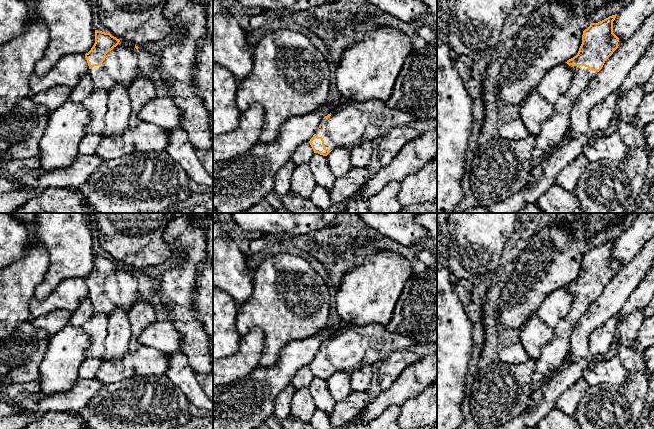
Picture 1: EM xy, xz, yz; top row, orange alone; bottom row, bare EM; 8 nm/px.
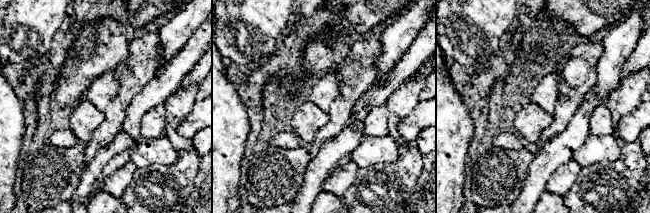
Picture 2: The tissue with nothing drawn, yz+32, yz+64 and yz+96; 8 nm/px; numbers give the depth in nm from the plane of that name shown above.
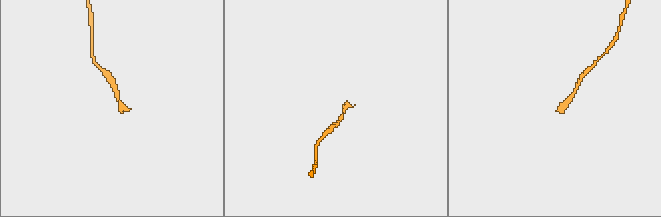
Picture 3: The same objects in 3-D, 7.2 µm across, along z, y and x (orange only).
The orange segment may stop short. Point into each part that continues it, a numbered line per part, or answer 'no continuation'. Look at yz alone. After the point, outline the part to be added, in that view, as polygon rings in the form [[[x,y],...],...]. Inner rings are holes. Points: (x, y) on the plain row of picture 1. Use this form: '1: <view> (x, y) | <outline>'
1: yz (553, 354) | [[[570,289],[570,292],[574,299],[570,312],[557,323],[552,338],[535,361],[535,370],[531,380],[532,393],[560,368],[569,352],[574,325],[598,297],[585,290]]]

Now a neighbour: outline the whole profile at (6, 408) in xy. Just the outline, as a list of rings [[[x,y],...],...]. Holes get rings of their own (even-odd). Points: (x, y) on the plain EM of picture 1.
[[[0,396],[0,418],[26,412],[25,409],[10,403]]]

